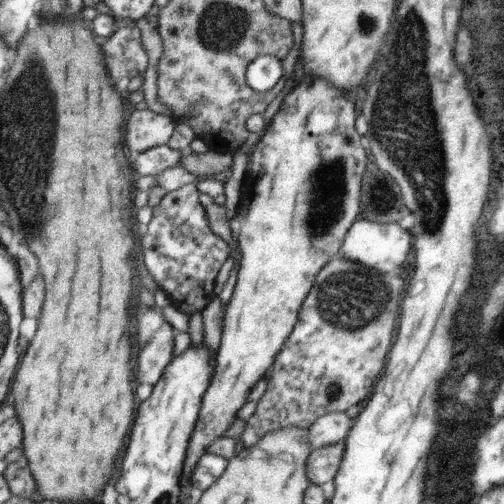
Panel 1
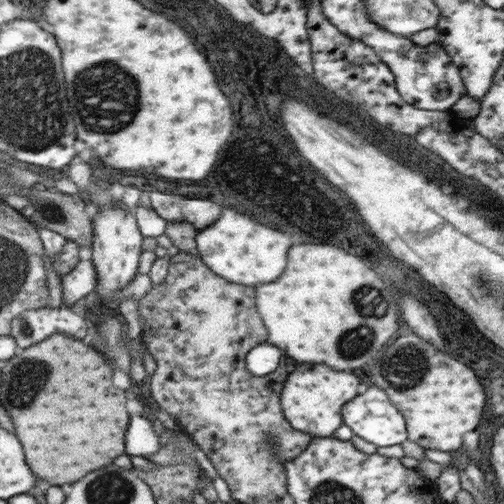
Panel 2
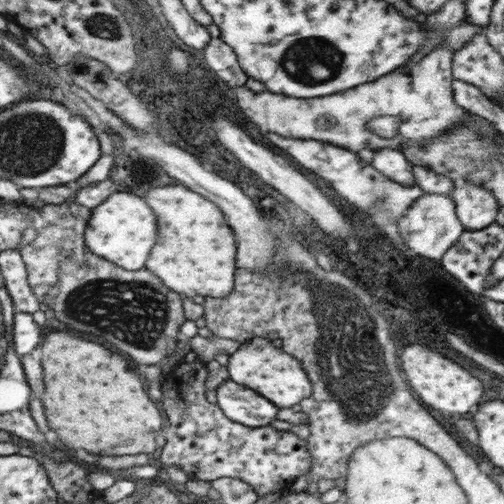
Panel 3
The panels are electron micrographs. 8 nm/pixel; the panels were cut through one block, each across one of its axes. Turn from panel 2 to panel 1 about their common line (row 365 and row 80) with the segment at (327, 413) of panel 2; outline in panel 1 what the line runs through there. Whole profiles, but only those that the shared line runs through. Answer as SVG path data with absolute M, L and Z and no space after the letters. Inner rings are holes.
M301 78L299 86L283 98L279 112L275 112L259 142L251 148L251 164L241 184L237 210L241 224L237 234L237 246L241 252L239 272L233 296L223 314L221 346L215 356L215 380L211 380L211 392L207 392L207 396L201 400L199 418L189 440L185 484L189 484L187 478L195 470L199 458L205 454L205 448L223 438L225 430L233 424L237 410L247 404L247 400L251 400L255 382L265 378L267 372L275 368L275 356L291 336L289 332L295 324L297 310L309 292L315 274L321 272L323 264L327 266L331 262L329 258L333 258L339 250L343 236L347 236L347 228L351 228L349 224L353 224L353 218L359 212L359 182L367 158L353 128L353 120L353 102L347 100L339 90L331 88L325 80L311 82L309 78ZM307 94L315 96L309 100L311 110L307 110ZM315 120L323 120L323 124L315 128Z

